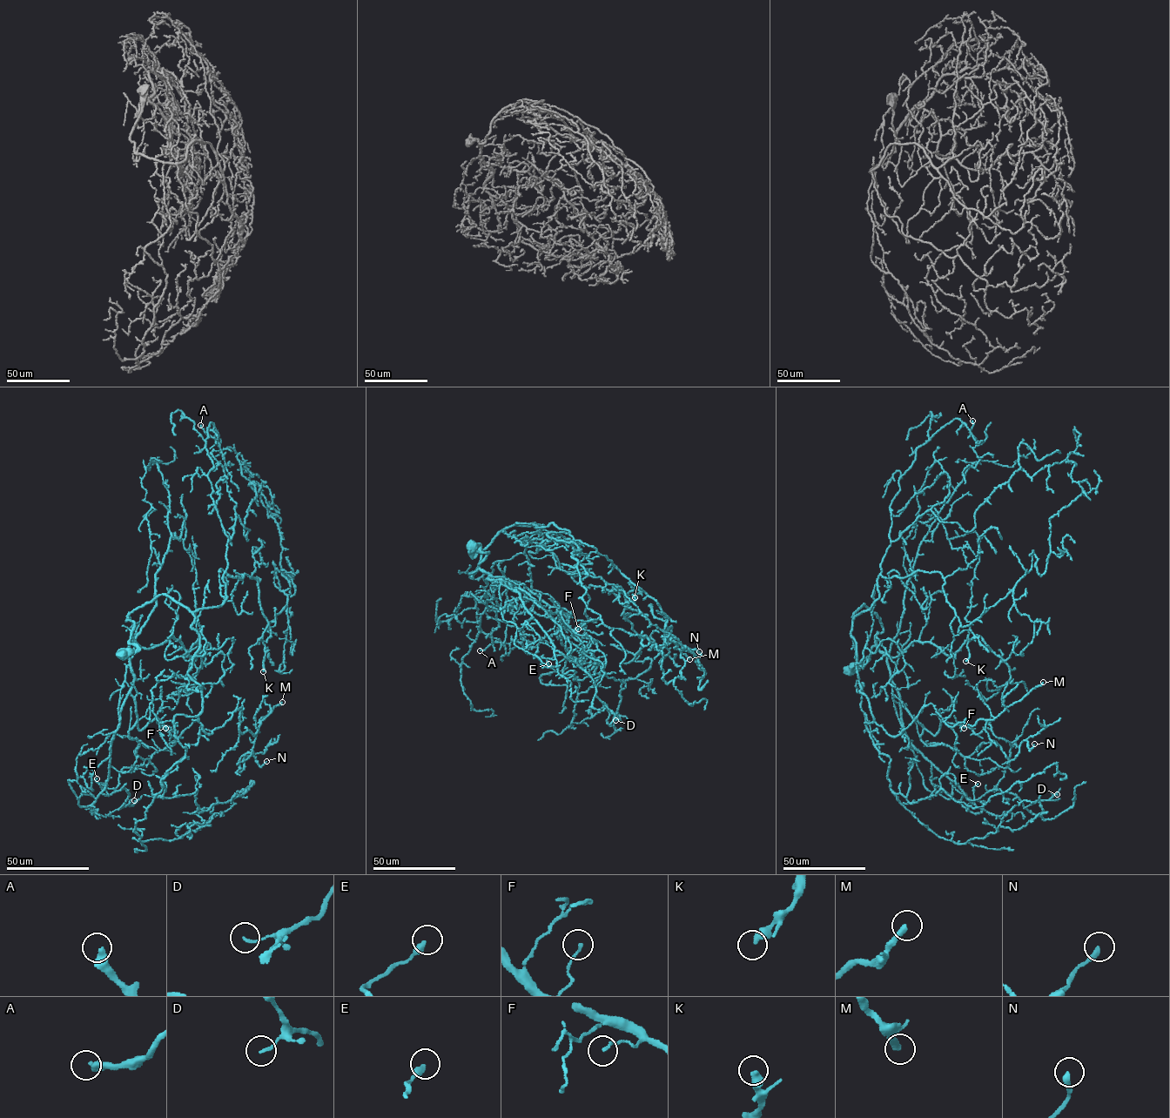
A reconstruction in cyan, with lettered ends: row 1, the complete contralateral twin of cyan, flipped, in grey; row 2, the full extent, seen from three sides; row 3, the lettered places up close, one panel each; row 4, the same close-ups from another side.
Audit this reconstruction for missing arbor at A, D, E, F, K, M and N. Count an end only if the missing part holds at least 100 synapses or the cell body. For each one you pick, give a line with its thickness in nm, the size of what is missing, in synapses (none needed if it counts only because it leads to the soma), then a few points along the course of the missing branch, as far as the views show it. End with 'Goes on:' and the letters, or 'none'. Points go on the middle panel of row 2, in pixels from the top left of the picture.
A: calibre 380 nm; 120 synapses; course (480, 650), (465, 659), (471, 688), (488, 696), (514, 679), (519, 696), (522, 685), (529, 686), (532, 699)
M: calibre 300 nm; 120 synapses; course (689, 659), (690, 669), (683, 673), (686, 671), (689, 693), (667, 690), (662, 704), (663, 714), (655, 711)
Goes on: A, M

